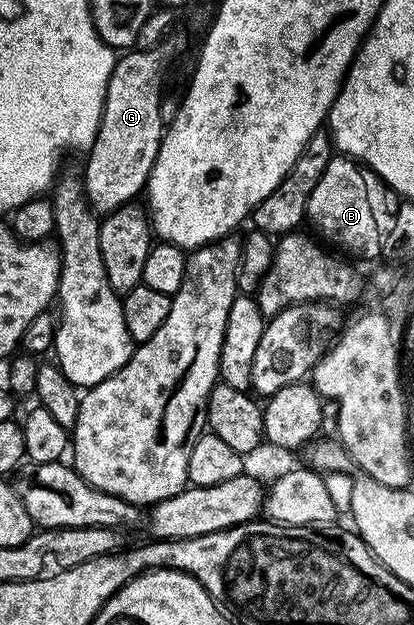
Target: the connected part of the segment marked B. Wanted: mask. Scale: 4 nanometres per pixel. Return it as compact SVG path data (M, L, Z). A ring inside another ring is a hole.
M336 155L326 171L322 171L322 179L318 179L310 195L307 220L313 221L321 233L319 236L329 246L337 245L332 247L341 254L349 253L344 254L349 258L379 258L384 247L384 236L392 226L394 205L393 202L388 202L388 197L390 198L388 186L374 170L363 163L357 163L353 158Z

